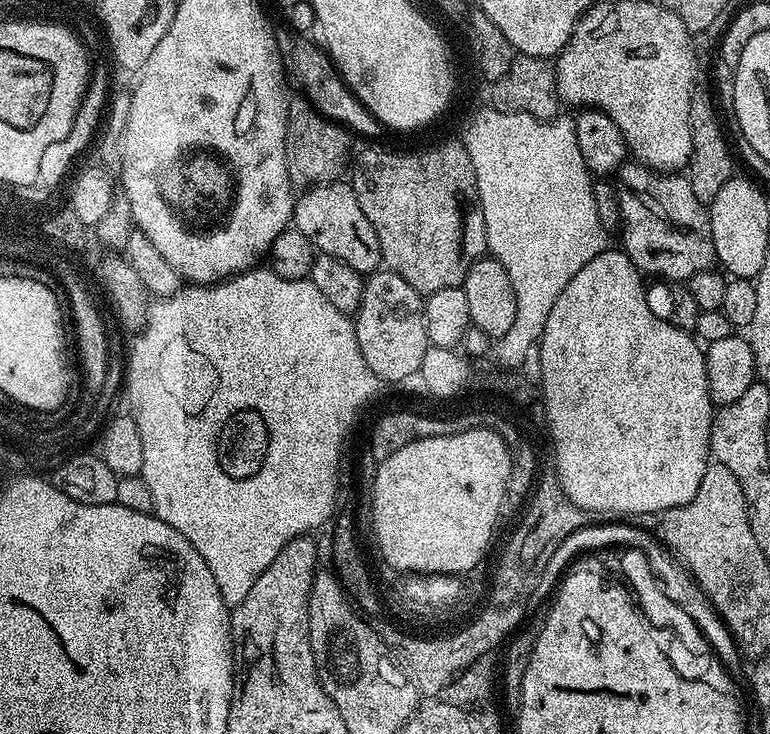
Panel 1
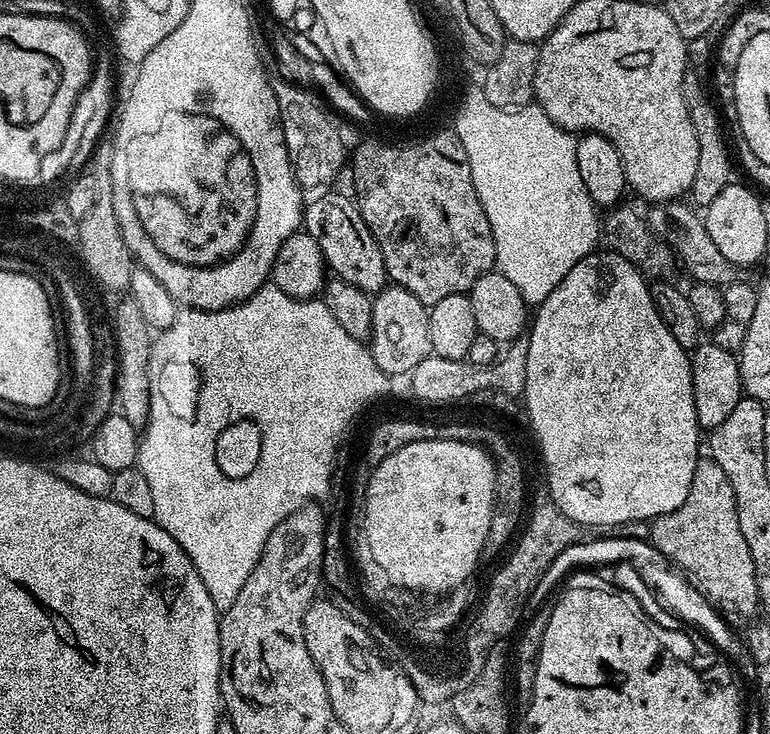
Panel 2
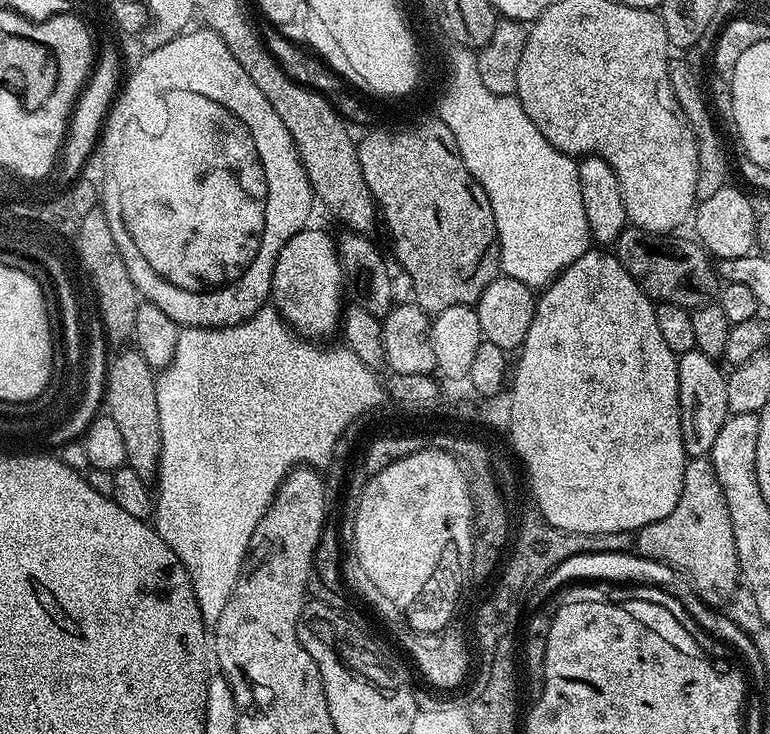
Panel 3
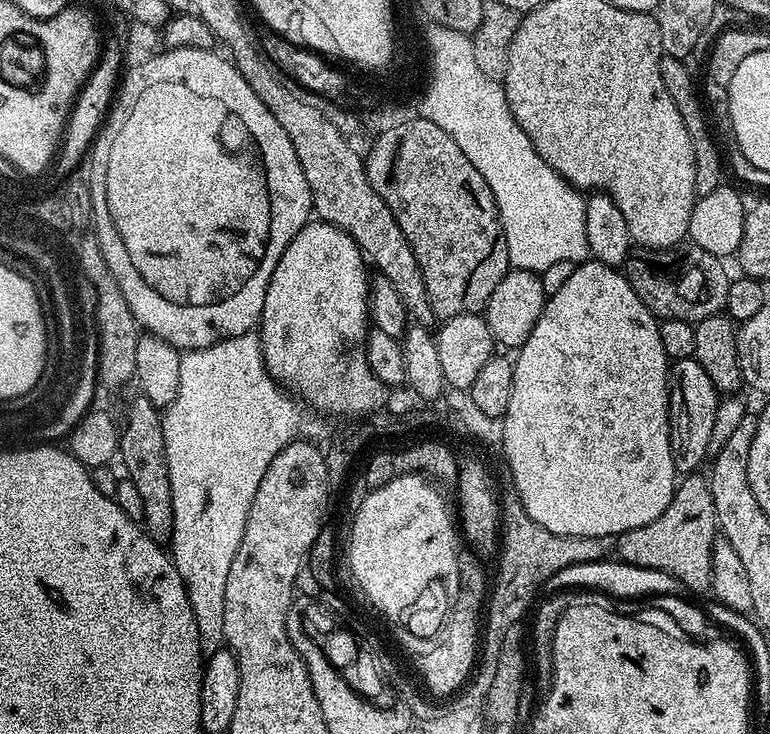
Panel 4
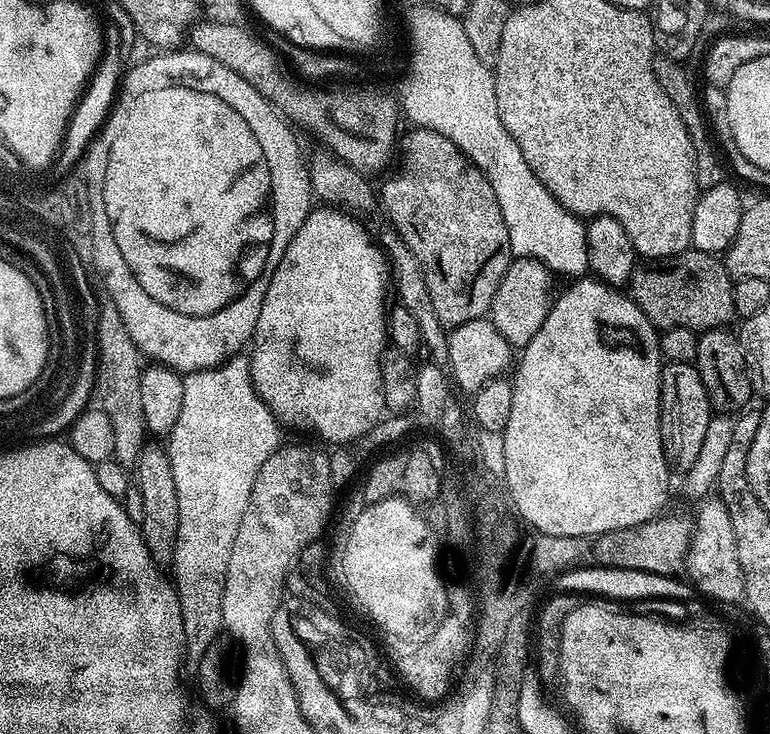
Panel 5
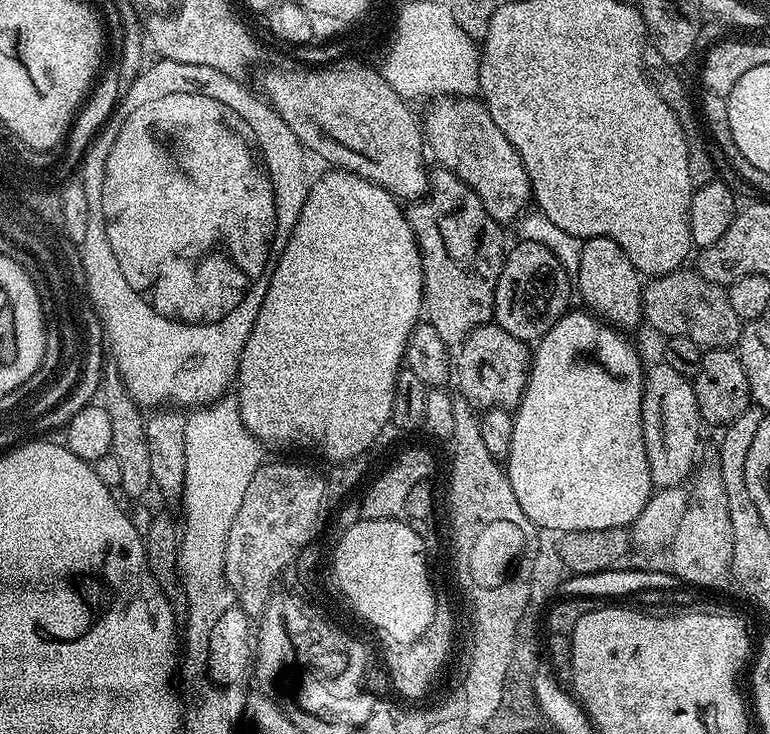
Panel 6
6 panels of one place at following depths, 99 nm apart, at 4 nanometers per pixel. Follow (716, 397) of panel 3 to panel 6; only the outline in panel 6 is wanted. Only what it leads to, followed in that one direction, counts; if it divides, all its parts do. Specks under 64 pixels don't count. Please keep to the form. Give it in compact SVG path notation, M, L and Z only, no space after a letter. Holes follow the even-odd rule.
M657 362L653 368L649 367L644 373L640 425L653 485L657 489L681 487L693 475L697 463L696 447L700 444L702 429L698 398L692 389L691 379L678 374L674 366L663 362Z

